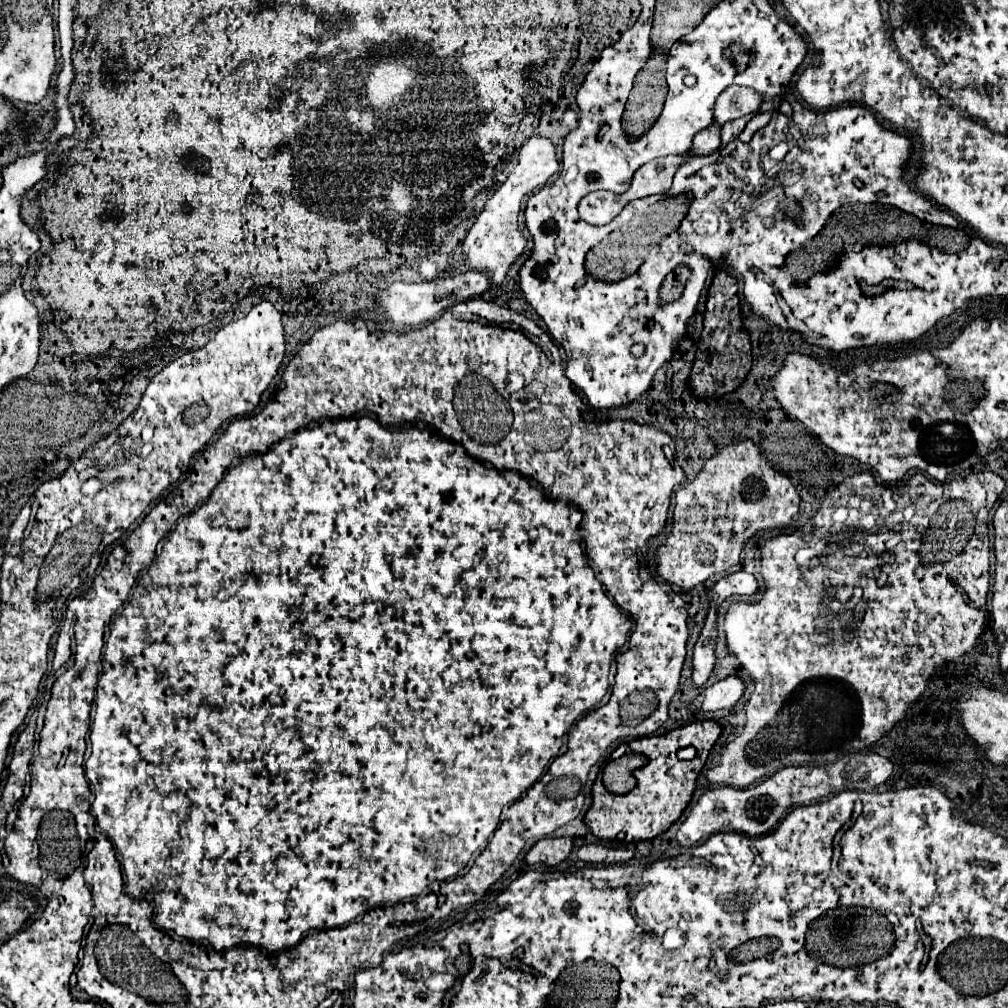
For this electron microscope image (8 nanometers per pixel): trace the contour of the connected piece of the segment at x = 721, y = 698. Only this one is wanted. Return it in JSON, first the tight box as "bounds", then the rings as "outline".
{"bounds":[692,677,744,713],"outline":[[[738,677],[716,681],[692,701],[692,711],[708,713],[708,711],[718,711],[718,709],[728,709],[740,699],[742,693],[744,693],[744,683]]]}

